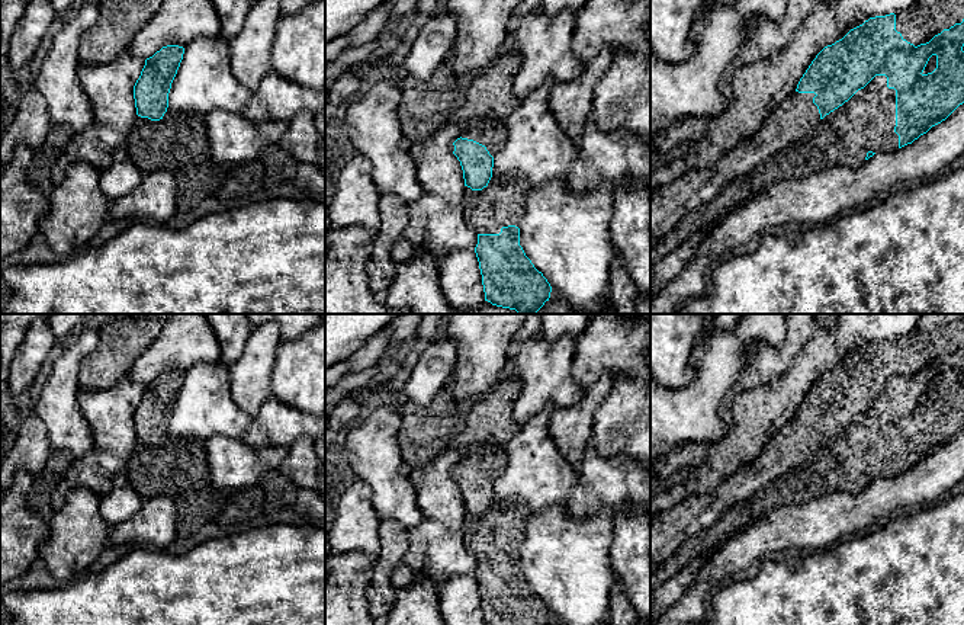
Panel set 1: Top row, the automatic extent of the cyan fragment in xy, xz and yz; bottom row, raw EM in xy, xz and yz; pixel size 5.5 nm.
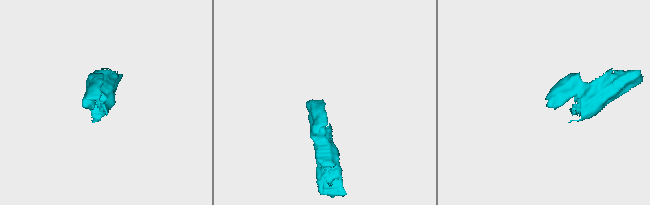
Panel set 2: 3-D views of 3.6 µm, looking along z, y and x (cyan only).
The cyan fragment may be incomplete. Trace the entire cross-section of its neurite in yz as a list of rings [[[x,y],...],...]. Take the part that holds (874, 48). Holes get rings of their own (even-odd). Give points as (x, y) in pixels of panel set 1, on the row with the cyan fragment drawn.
[[[942,0],[934,6],[910,6],[907,9],[875,16],[851,29],[842,39],[825,47],[812,61],[796,92],[780,103],[755,135],[729,150],[716,166],[703,170],[688,170],[669,183],[658,186],[650,195],[650,247],[663,238],[690,212],[708,203],[730,182],[748,174],[753,167],[768,160],[793,141],[810,134],[830,112],[848,102],[875,76],[887,77],[887,87],[896,90],[896,126],[899,148],[912,144],[932,126],[945,121],[964,103],[964,0]],[[936,57],[936,68],[925,74],[929,58]]]

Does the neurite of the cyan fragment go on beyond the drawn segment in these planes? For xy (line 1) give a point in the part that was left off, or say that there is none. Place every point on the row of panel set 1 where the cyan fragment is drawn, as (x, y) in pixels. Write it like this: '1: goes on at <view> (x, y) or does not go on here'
1: does not go on here

